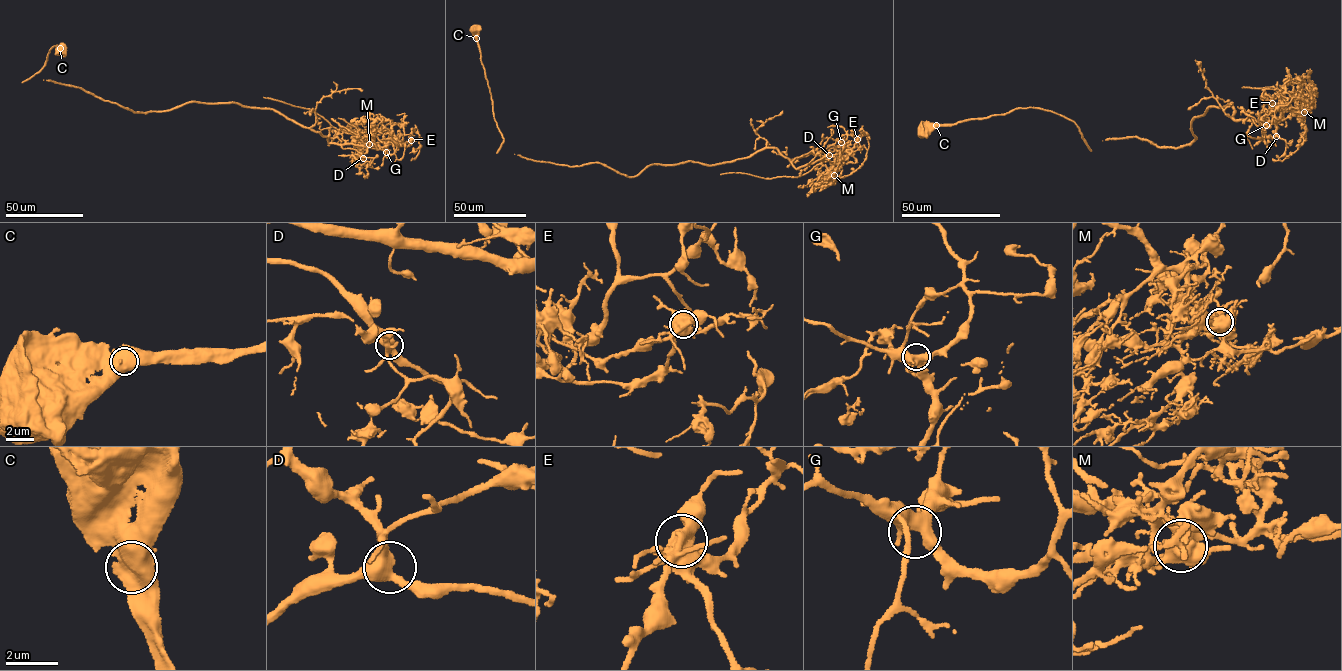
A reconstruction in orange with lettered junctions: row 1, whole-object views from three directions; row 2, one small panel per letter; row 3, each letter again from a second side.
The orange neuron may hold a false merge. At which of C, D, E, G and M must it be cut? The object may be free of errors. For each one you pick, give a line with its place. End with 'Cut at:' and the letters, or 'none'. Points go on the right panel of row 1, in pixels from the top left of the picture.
E: at (1272, 103)
Cut at: E

